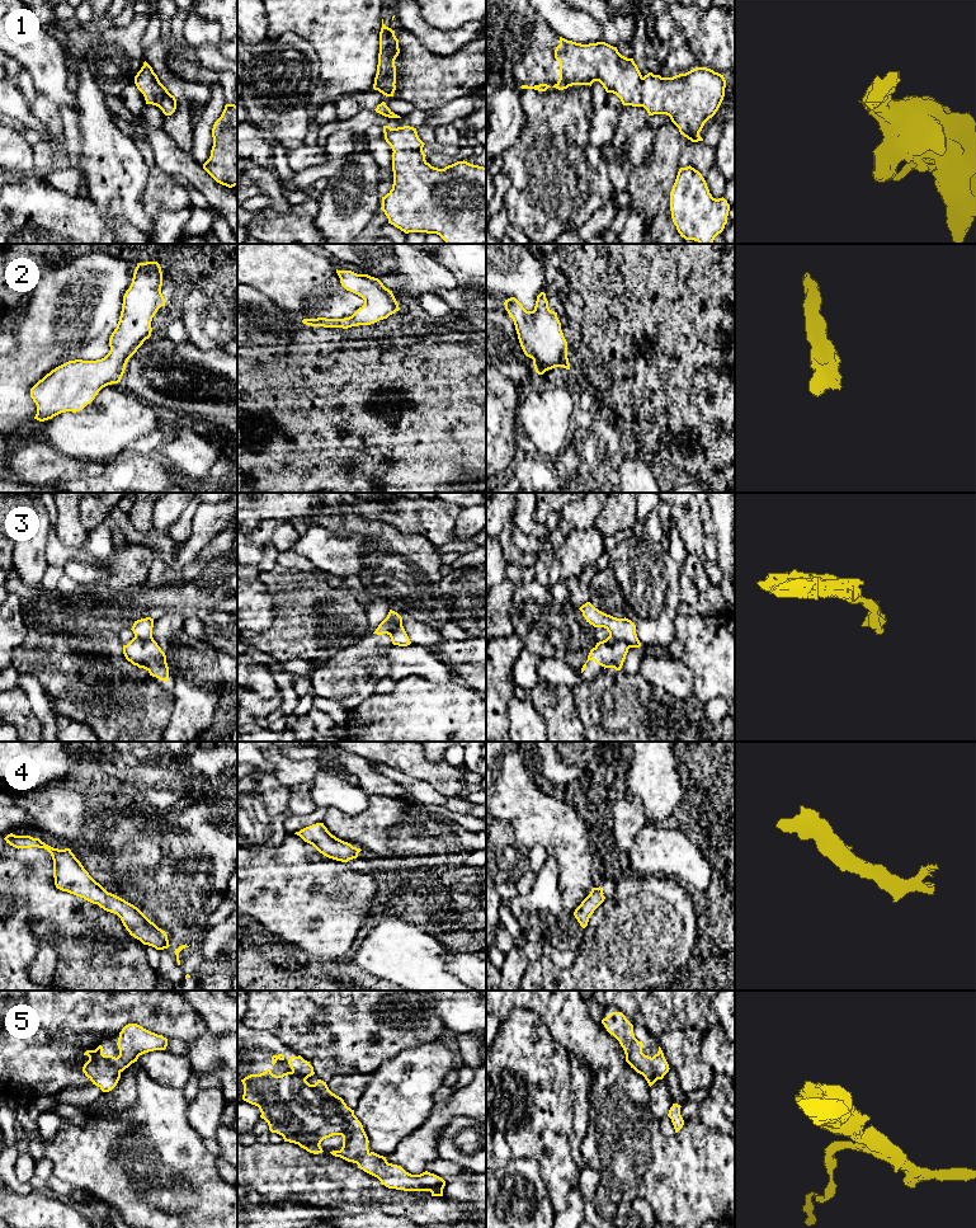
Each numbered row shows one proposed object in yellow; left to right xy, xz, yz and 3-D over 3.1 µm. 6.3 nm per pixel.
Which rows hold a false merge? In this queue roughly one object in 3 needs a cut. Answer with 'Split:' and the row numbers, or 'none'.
Split: 3

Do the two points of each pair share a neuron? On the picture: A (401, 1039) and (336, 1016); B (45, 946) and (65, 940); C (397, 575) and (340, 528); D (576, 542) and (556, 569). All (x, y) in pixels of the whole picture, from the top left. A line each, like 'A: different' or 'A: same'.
A: same
B: different
C: same
D: same

